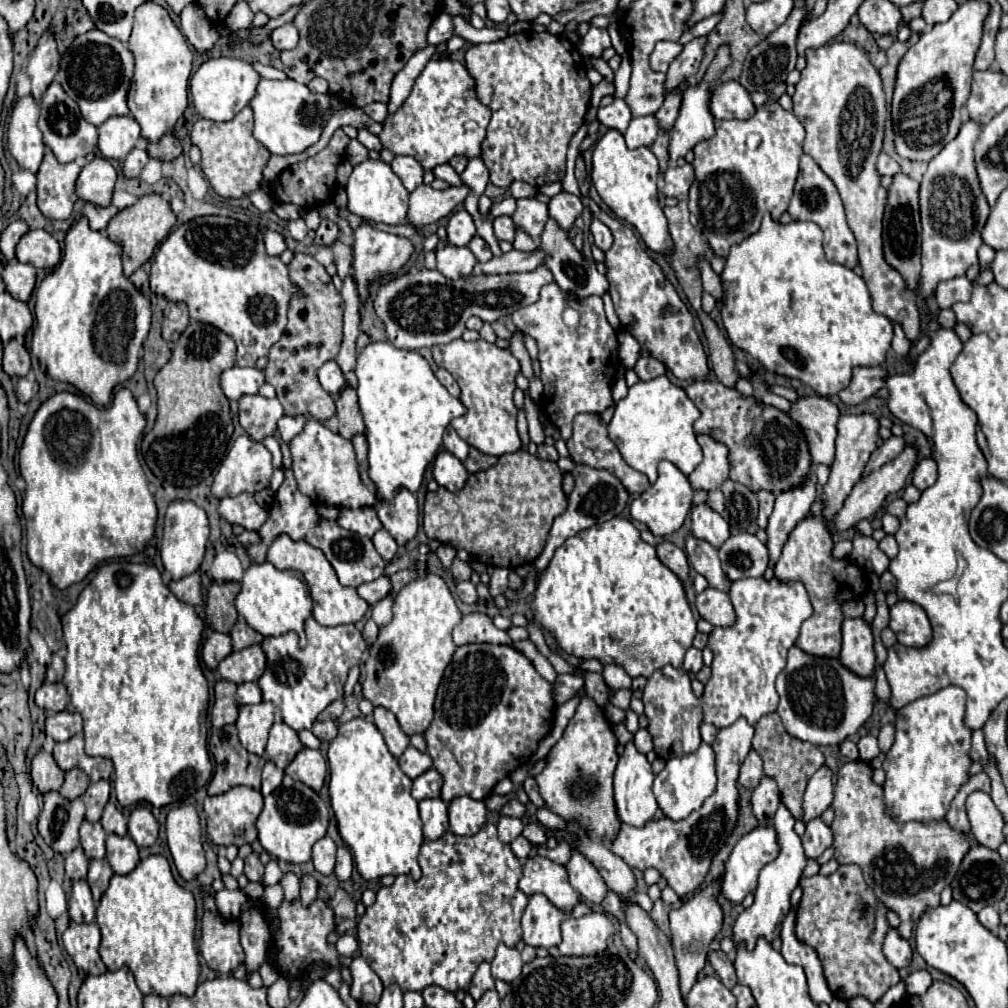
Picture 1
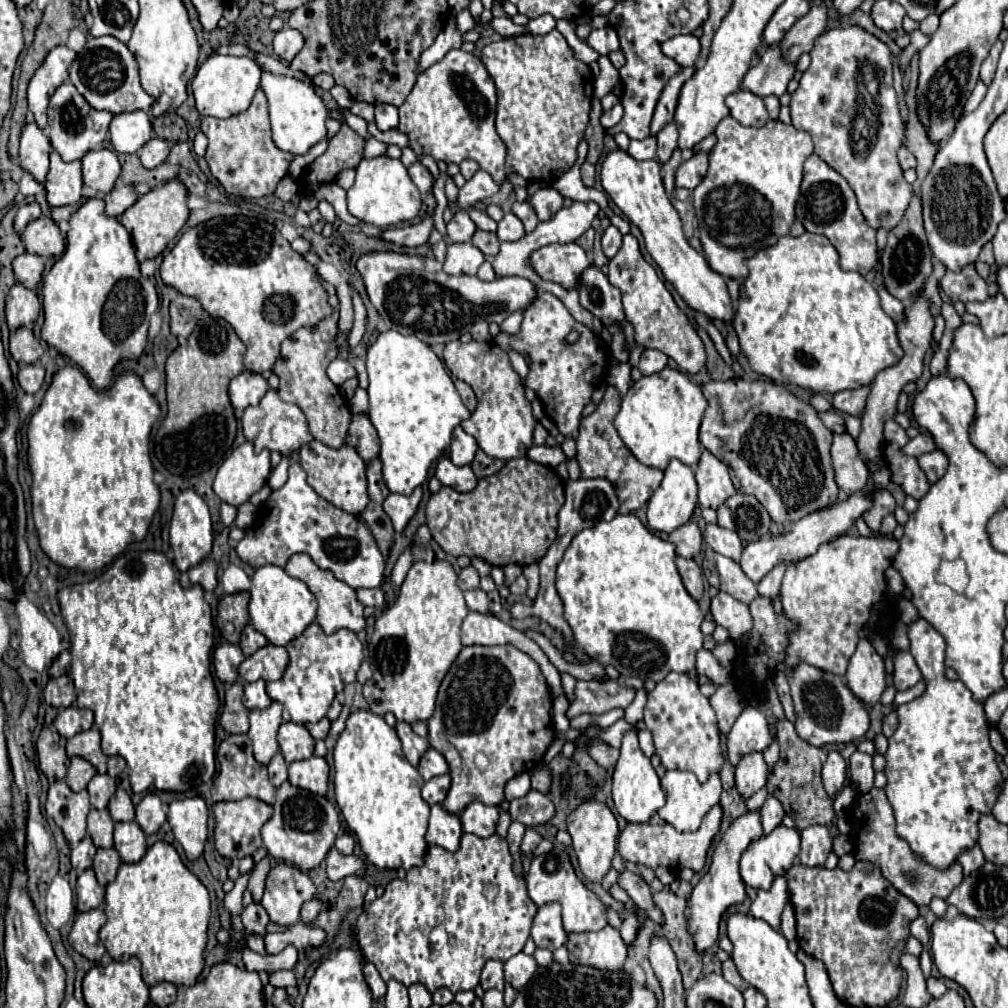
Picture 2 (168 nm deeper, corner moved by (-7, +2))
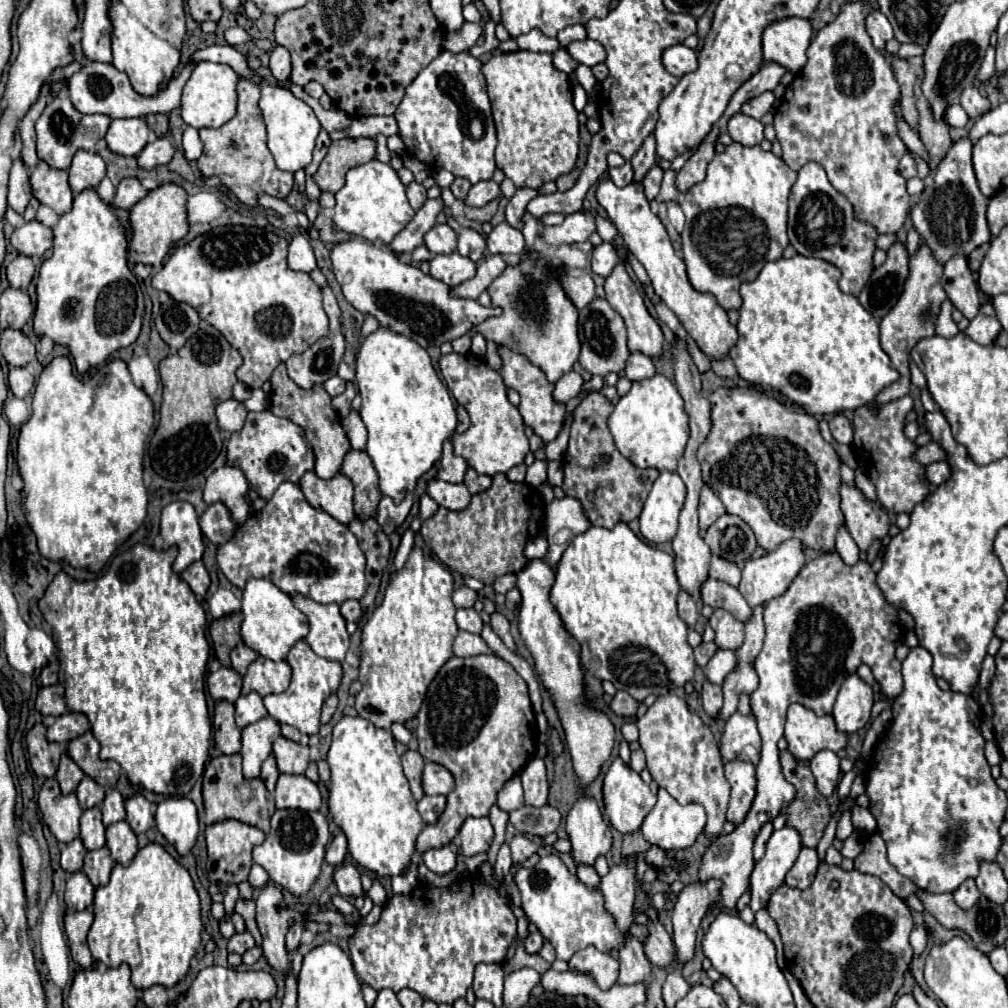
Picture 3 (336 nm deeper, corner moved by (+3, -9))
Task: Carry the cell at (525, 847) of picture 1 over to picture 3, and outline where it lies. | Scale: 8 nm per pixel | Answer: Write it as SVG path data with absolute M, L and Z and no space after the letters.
M517 834L511 842L509 842L509 848L511 848L511 858L513 862L523 862L527 860L531 854L537 852L537 844L533 840L529 840L527 836L523 834Z

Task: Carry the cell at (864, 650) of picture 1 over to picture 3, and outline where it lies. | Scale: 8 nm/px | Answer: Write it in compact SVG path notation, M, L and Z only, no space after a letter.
M857 674L847 676L831 712L837 730L847 736L861 730L869 722L871 706L873 706L871 686L867 686Z

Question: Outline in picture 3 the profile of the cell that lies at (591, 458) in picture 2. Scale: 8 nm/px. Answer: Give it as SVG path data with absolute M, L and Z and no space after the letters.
M589 392L573 412L571 438L565 454L565 480L563 492L571 498L579 498L583 512L593 526L613 528L617 522L631 522L641 514L643 502L659 476L657 468L637 468L615 448L613 436L607 428L607 418L613 412L613 404L601 392Z

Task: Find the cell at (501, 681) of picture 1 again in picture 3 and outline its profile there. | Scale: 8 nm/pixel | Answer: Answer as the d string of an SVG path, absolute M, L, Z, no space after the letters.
M483 654L473 658L457 658L453 656L443 664L443 668L437 672L435 680L429 684L427 696L421 704L421 710L417 714L417 728L415 736L419 740L419 754L425 760L437 762L445 766L455 776L455 790L447 796L447 808L441 814L437 824L425 826L423 832L417 836L415 850L417 854L427 852L427 848L443 848L443 844L449 844L459 834L459 828L463 826L463 820L469 816L487 816L489 808L497 800L497 792L501 786L513 778L525 764L535 756L537 746L537 722L527 722L525 716L535 714L529 702L527 684L523 678L515 672L511 664L501 660L495 654Z

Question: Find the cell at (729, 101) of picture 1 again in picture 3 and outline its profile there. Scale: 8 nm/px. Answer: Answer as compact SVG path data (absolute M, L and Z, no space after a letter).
M735 114L729 120L729 136L743 146L757 146L763 140L763 124L751 116Z

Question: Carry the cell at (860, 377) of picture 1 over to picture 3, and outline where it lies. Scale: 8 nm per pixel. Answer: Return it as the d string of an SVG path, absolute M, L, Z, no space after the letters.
M837 414L831 418L829 430L831 430L835 442L839 442L839 444L851 444L853 442L853 426L843 414Z

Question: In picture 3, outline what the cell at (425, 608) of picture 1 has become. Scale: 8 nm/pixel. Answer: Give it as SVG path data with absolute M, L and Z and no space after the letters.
M415 546L405 566L397 570L391 582L387 584L383 604L375 608L375 612L371 614L363 628L358 674L358 680L363 688L355 700L355 710L359 712L361 718L371 720L379 728L389 728L393 722L405 722L417 716L427 686L431 684L439 668L453 656L451 646L459 628L455 624L457 610L451 602L451 594L453 594L451 572L439 560L433 560L421 548Z

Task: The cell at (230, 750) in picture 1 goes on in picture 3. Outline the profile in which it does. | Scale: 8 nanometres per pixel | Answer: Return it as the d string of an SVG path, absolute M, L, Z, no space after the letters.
M217 756L205 766L203 774L203 802L205 802L205 824L215 824L221 820L239 820L251 824L267 834L269 818L275 812L275 800L271 792L267 792L261 778L247 780L241 774L241 756Z

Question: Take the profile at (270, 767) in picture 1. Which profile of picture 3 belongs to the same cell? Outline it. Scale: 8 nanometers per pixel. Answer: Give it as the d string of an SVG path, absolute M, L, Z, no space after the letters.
M271 754L271 756L263 762L263 766L261 766L261 780L265 782L265 786L267 786L269 792L275 790L277 778L279 778L279 770L277 770L277 764L275 764L275 756Z

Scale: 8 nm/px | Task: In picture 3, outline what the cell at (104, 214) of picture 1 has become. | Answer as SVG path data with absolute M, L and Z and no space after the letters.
M123 178L119 182L119 188L117 188L117 196L115 196L115 206L117 208L133 208L141 198L147 196L147 190L143 188L141 180L139 178Z

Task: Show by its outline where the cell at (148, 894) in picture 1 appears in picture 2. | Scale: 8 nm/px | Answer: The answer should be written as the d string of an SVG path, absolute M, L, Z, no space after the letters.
M159 841L159 843L155 843L153 847L147 849L145 857L143 857L139 863L121 863L119 873L117 873L117 879L107 885L104 912L105 915L107 915L107 923L101 927L101 933L99 933L101 943L105 945L107 953L109 953L115 961L127 961L131 955L135 955L135 957L141 961L141 965L143 965L143 981L145 981L149 987L153 987L153 985L157 985L157 983L163 983L163 981L173 983L173 985L177 985L177 987L179 987L179 985L195 985L195 983L197 983L197 977L201 975L203 965L205 965L203 953L205 953L205 945L207 945L207 925L209 925L209 915L211 915L211 909L209 909L209 891L207 891L205 885L181 863L181 857L179 857L179 853L175 851L173 845Z

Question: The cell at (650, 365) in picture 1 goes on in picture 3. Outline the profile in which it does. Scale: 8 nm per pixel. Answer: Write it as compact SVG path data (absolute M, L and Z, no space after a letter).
M631 352L627 358L625 374L633 382L643 380L643 378L651 378L651 376L655 376L655 364L649 356L645 356L641 352Z

